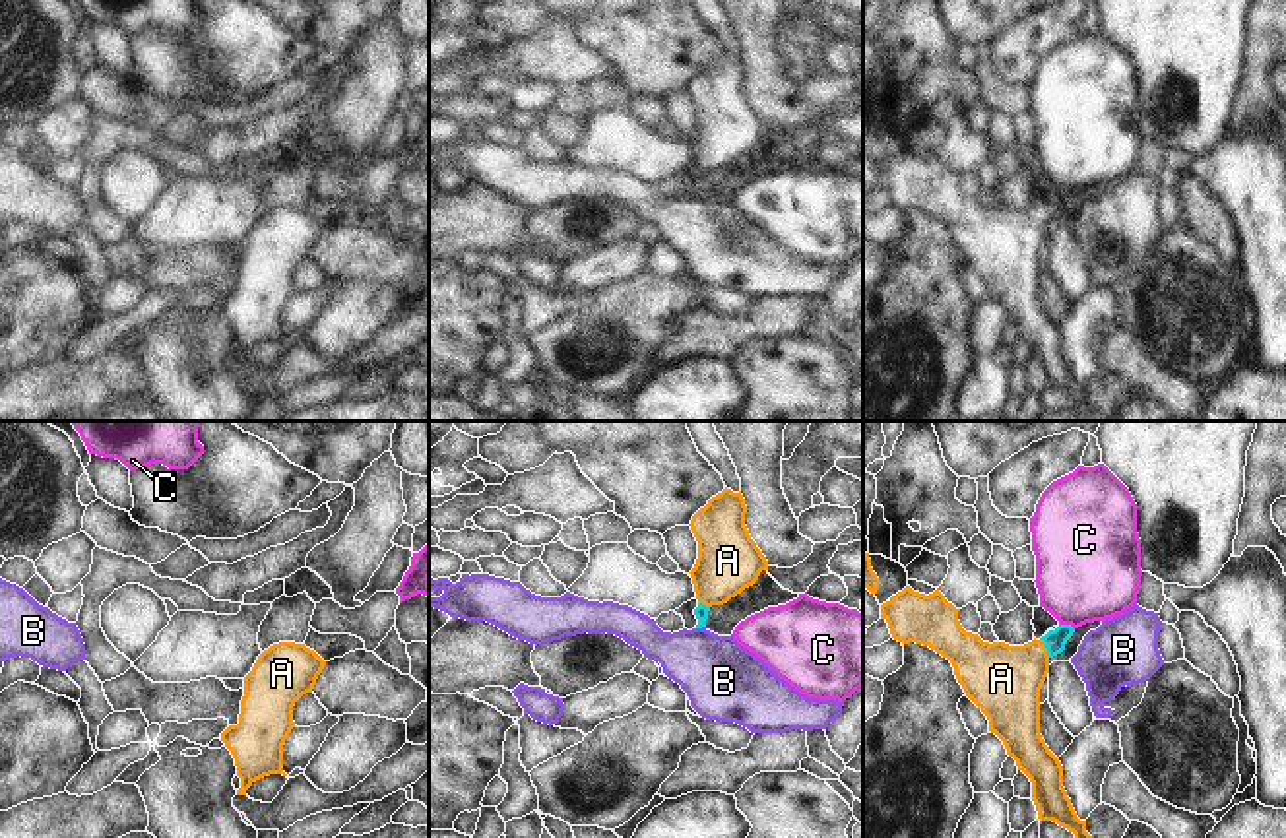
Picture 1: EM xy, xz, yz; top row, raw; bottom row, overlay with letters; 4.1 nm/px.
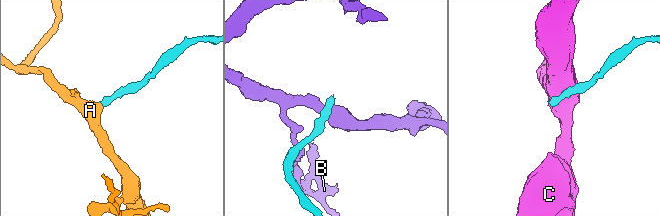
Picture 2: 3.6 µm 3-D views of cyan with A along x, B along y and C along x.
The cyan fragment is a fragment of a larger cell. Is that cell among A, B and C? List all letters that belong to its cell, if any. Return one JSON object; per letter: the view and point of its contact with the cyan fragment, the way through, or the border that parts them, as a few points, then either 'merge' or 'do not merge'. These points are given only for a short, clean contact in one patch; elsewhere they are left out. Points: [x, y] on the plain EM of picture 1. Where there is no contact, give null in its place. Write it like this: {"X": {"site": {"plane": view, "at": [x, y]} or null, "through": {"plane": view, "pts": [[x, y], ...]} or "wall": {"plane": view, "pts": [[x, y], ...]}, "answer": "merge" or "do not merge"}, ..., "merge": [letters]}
{"A": {"site": {"plane": "yz", "at": [1046, 212]}, "through": {"plane": "yz", "pts": [[1054, 206], [1046, 212], [1023, 235], [1001, 245]]}, "answer": "merge"}, "B": {"site": {"plane": "xz", "at": [701, 193]}, "wall": {"plane": "xz", "pts": [[705, 191], [697, 194]]}, "answer": "do not merge"}, "C": {"site": {"plane": "yz", "at": [1067, 191]}, "wall": {"plane": "yz", "pts": [[1060, 189], [1067, 189], [1073, 194]]}, "answer": "do not merge"}, "merge": ["A"]}

